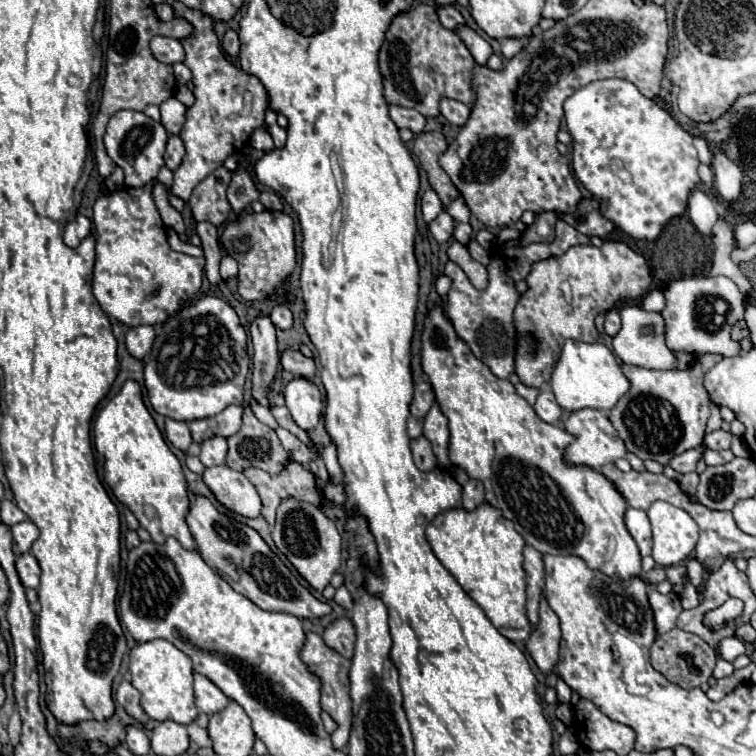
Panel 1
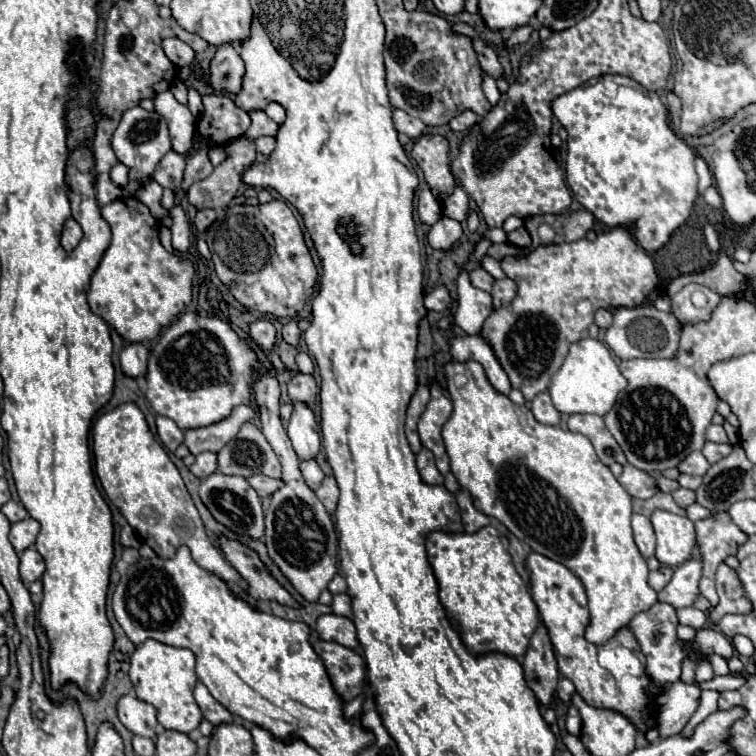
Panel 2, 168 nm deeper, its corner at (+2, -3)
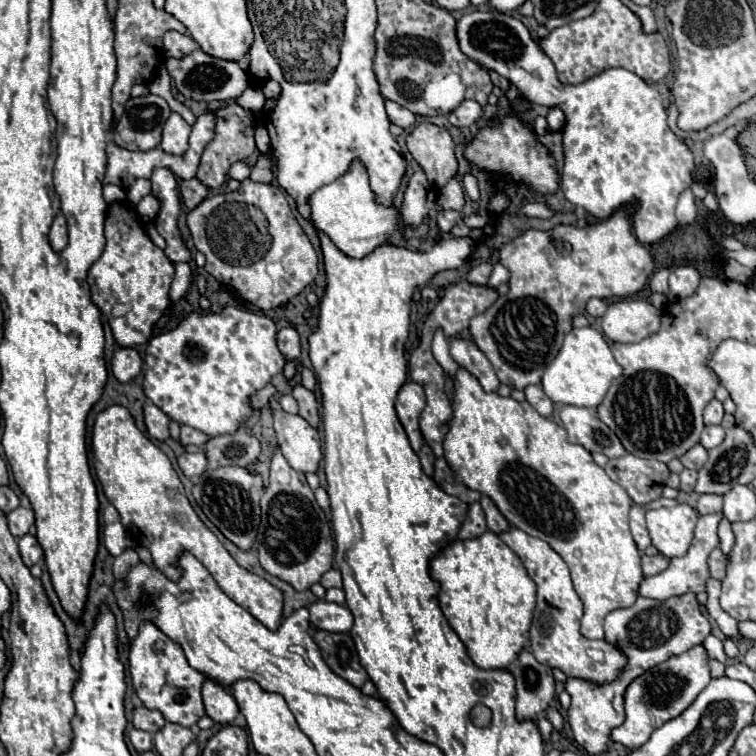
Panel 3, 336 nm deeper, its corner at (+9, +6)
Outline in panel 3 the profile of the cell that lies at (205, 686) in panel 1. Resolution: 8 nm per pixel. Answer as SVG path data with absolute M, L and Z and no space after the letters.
M206 679L202 685L202 699L204 699L204 709L206 715L220 723L226 725L230 721L236 719L238 715L238 705L236 699L218 683L214 683L212 679Z

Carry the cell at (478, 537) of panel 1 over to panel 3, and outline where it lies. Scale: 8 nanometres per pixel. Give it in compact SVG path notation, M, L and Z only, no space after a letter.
M484 531L480 537L474 539L456 539L444 545L430 561L430 575L436 583L440 583L440 609L448 619L450 627L458 633L462 643L468 649L470 659L480 669L506 669L510 661L518 657L528 641L528 631L532 623L532 611L536 601L536 585L526 575L522 561L516 553L492 531Z

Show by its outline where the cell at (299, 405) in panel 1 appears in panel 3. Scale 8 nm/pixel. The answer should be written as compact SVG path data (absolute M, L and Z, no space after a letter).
M280 411L274 413L274 431L290 467L302 473L318 469L322 451L316 427L312 427L304 417Z

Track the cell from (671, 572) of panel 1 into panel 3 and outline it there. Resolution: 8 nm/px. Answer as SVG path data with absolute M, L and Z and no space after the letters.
M714 513L714 515L704 515L698 517L696 523L696 533L692 539L692 545L688 549L688 553L680 559L670 559L670 567L658 575L652 577L644 577L642 585L640 585L640 595L642 597L650 597L650 599L658 599L658 601L666 601L670 597L676 595L684 595L684 593L700 593L704 591L704 583L710 577L708 575L708 555L710 551L718 545L718 535L716 535L716 527L718 521L722 519L722 513Z

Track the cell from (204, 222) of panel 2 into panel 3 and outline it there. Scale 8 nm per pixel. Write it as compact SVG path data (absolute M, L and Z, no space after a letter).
M198 179L180 181L180 193L182 193L182 201L188 209L196 209L208 197L208 189Z

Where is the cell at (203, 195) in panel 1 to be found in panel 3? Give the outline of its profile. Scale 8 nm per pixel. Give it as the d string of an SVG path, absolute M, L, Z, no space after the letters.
M234 101L220 107L216 111L216 135L206 145L206 151L204 151L204 155L200 159L200 165L198 165L196 179L202 181L202 185L206 185L208 189L220 189L228 179L228 171L230 171L232 163L246 161L256 151L254 129L256 129L256 121L254 121L254 115L250 111L242 109Z

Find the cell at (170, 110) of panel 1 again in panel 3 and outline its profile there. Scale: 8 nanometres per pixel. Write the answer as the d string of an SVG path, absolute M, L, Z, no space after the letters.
M170 113L168 121L164 123L164 131L162 131L162 149L166 153L184 155L184 151L188 149L190 129L192 127L178 113Z

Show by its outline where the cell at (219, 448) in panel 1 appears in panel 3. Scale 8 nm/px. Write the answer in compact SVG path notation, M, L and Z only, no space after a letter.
M202 451L198 453L184 453L178 457L178 465L182 469L182 473L186 477L198 477L206 471L208 467L208 461L206 461L206 455Z

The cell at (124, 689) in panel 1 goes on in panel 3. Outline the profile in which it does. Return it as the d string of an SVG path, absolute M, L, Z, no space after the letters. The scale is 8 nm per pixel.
M140 705L140 707L134 707L134 711L132 711L132 723L134 723L136 729L148 731L148 733L156 733L158 729L162 729L166 719L162 717L160 711L146 709L144 705Z

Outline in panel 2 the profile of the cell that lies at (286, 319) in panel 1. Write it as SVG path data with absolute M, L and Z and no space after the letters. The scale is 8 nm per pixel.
M291 320L289 324L285 324L283 330L281 330L281 334L283 334L283 340L285 340L287 344L291 344L291 346L297 346L297 344L299 344L301 330L299 330L299 326L297 326L295 320Z

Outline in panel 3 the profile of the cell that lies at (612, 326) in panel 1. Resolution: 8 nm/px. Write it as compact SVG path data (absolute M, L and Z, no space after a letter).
M590 299L588 301L588 305L586 305L586 311L588 311L588 315L592 315L592 317L602 317L604 313L606 313L606 303L602 301L602 299Z

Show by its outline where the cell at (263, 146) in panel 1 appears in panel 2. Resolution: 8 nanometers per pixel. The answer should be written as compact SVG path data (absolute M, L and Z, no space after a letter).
M261 136L261 138L255 140L255 144L257 144L257 152L259 154L269 156L273 152L273 148L275 148L275 138L273 136Z

